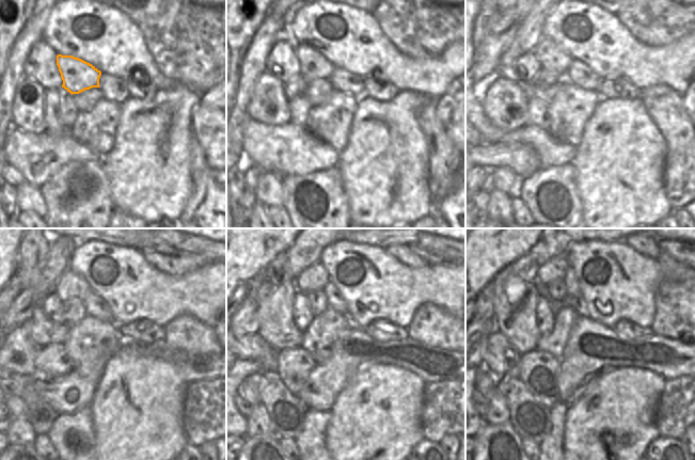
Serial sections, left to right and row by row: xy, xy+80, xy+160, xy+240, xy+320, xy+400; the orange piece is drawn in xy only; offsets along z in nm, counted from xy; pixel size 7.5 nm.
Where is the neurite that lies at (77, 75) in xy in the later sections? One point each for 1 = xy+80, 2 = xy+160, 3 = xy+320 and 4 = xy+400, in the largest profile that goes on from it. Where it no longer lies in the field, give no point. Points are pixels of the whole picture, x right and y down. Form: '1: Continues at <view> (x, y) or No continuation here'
1: Continues at xy+80 (313, 65)
2: Continues at xy+160 (552, 58)
3: Continues at xy+320 (314, 278)
4: Continues at xy+400 (554, 269)

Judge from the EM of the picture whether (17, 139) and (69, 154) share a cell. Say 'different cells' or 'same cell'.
same cell

